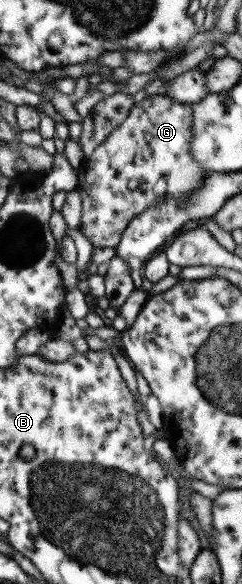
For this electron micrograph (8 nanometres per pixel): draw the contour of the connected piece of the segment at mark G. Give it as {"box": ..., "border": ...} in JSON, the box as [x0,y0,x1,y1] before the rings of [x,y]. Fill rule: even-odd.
{"box":[76,95,207,249],"border":[[[147,95],[141,102],[136,103],[128,119],[118,125],[91,156],[83,159],[79,167],[79,183],[76,189],[82,197],[81,232],[93,247],[117,249],[129,222],[136,215],[163,200],[165,196],[179,200],[182,204],[207,175],[206,171],[193,161],[188,151],[188,141],[192,136],[191,117],[191,105],[181,104],[167,95]]]}

